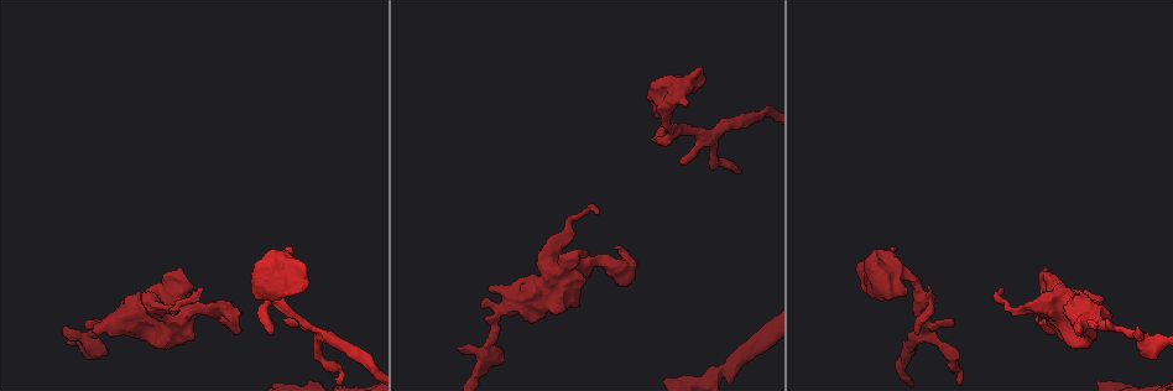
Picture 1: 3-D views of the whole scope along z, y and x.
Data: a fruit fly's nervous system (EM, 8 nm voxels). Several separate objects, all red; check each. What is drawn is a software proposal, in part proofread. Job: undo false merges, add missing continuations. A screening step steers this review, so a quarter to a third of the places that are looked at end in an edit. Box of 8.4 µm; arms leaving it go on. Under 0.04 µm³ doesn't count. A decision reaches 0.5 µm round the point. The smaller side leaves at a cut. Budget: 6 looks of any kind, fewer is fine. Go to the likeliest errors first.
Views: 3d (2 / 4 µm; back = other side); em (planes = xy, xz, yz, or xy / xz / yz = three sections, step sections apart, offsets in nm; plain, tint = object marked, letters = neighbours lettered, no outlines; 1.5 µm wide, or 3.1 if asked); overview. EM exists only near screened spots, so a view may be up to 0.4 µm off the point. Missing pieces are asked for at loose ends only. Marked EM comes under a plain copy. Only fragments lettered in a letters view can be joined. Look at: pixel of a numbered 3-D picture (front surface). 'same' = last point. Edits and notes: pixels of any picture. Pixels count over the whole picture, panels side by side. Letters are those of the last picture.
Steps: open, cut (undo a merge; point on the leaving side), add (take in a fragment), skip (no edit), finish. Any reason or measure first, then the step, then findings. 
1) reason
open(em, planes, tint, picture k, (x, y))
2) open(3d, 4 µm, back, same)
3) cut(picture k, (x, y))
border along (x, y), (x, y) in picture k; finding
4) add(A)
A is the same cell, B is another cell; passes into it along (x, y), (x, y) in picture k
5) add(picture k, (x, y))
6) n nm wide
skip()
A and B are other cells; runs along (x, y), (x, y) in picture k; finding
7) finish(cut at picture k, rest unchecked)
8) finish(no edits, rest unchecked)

thin end
open(3d, 2 µm, picture 1, (950, 320))

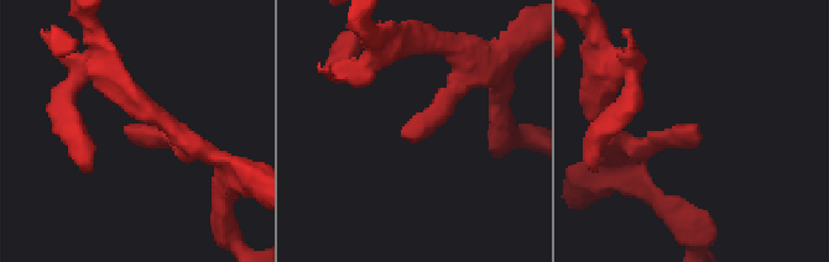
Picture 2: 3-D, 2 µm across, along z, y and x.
now the EM
open(em, planes, letters, picture 2, (401, 134))

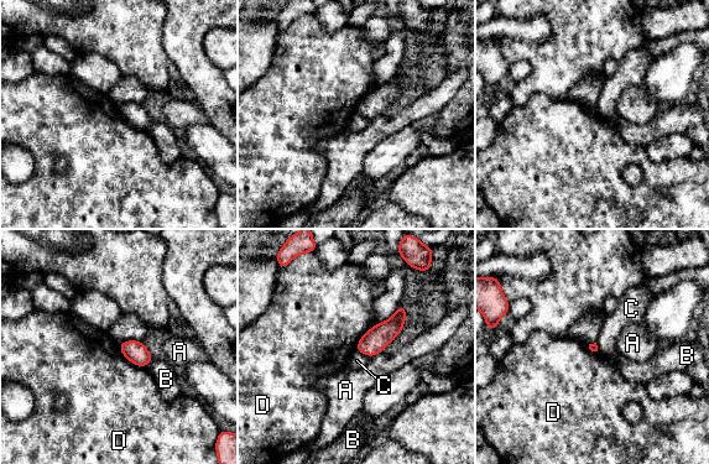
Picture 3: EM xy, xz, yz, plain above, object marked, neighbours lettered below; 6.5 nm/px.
skip()
A, B, C and D are other cells; border along (118, 345), (130, 361), (145, 368) in picture 3; none of them fits

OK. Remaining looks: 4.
tapers out
open(3d, 4 µm, picture 1, (1136, 328))

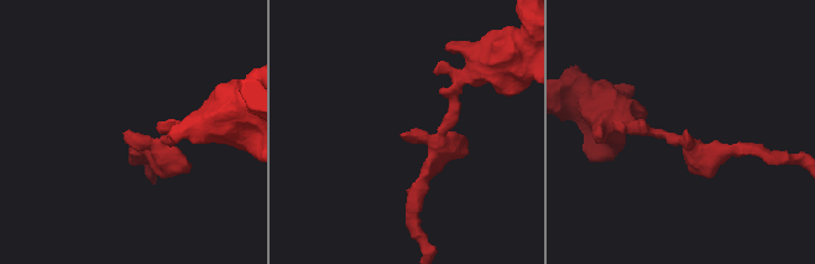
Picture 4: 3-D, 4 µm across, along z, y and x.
now the EM
open(em, planes, letters, picture 4, (686, 133))

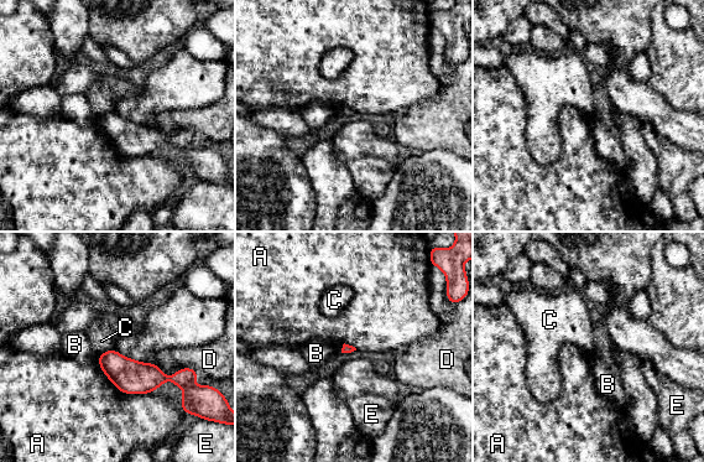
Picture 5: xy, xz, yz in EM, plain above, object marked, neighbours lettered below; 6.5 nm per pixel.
skip()
A, B, C, D and E are other cells; border along (97, 361), (119, 390), (154, 392) in picture 5; none of them fits

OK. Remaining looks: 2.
an open end
open(em, planes, tint, picture 1, (1039, 279))

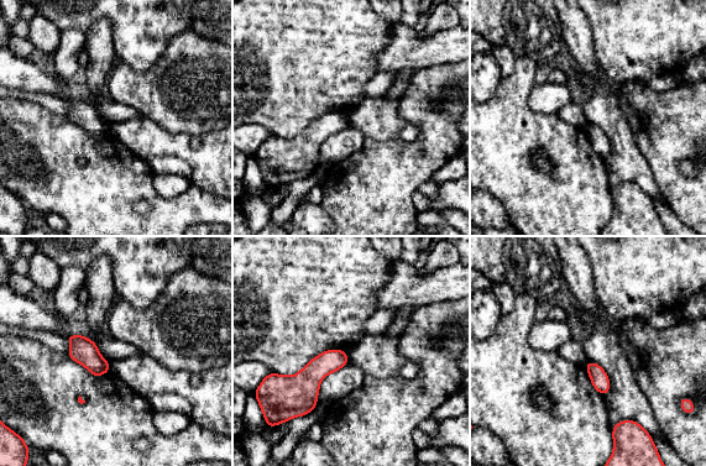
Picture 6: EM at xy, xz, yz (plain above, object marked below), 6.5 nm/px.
see the neighbours
open(em, planes, letters, same)

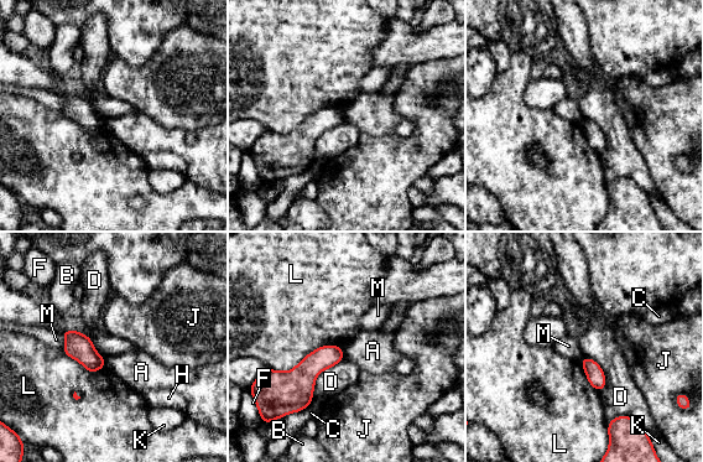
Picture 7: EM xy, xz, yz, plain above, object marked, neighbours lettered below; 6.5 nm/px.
L touches over 500 nm
skip()
A, B, C, D, F, H, J, K, L and M are other cells; none of them fits

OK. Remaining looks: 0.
finish(no edits, rest unchecked)

